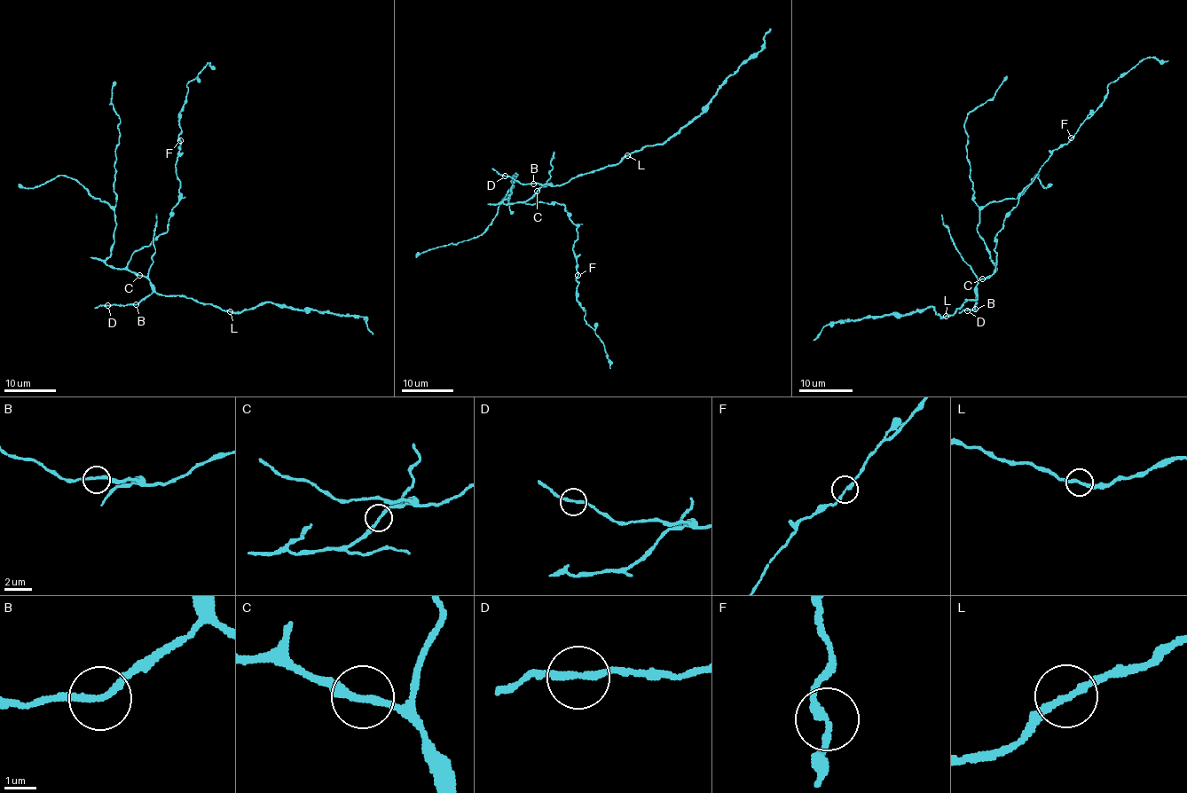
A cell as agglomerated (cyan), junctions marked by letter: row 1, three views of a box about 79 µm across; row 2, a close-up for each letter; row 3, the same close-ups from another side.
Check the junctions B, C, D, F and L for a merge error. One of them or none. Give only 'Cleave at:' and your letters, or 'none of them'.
Cleave at: none of them

